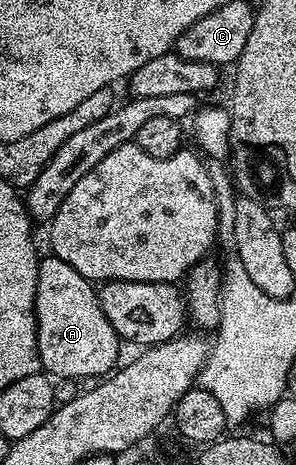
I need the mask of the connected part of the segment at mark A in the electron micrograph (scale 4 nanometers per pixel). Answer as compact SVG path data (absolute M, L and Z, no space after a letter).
M43 256L39 260L35 327L42 369L56 379L99 380L110 375L120 361L118 358L121 339L113 324L105 320L105 312L101 312L96 287L85 276L81 276L77 268L69 268L65 260L54 256Z

